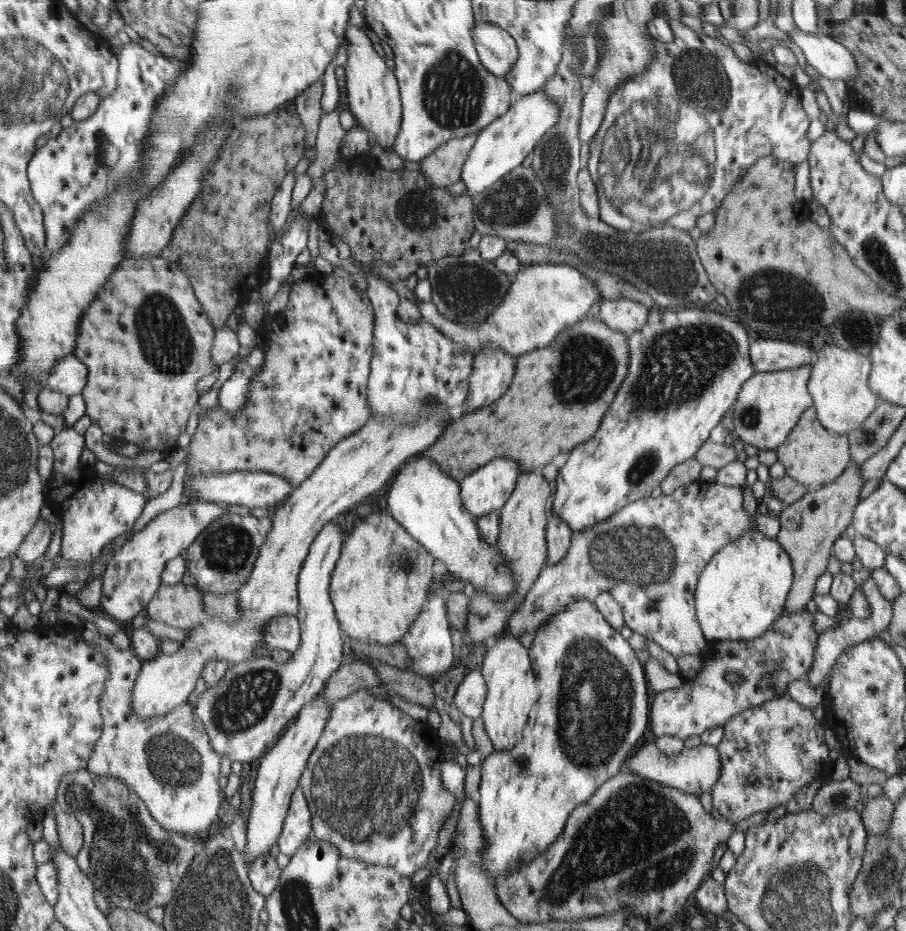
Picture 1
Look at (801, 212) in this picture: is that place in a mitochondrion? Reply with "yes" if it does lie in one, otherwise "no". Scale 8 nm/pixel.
no

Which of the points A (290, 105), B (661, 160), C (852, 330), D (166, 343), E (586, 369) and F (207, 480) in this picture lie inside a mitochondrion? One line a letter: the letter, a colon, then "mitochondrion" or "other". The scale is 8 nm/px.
A: other
B: mitochondrion
C: other
D: mitochondrion
E: mitochondrion
F: other

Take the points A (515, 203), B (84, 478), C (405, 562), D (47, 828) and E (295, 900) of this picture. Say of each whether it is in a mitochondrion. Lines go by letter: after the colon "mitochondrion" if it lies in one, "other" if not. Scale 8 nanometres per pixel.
A: mitochondrion
B: other
C: mitochondrion
D: other
E: mitochondrion

